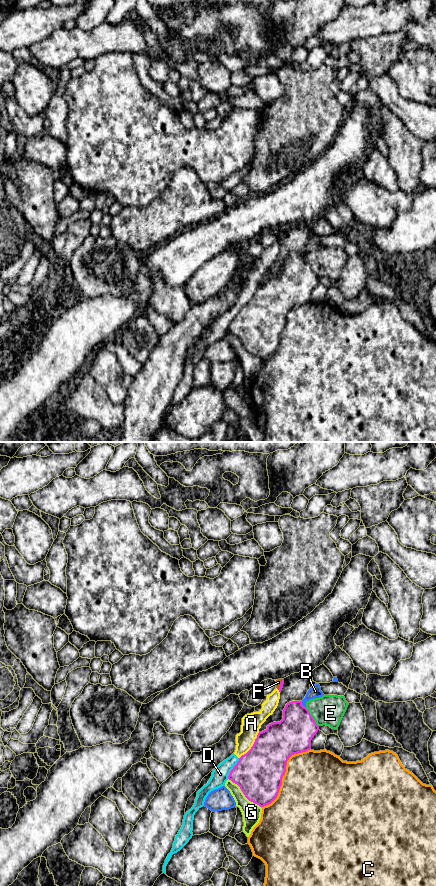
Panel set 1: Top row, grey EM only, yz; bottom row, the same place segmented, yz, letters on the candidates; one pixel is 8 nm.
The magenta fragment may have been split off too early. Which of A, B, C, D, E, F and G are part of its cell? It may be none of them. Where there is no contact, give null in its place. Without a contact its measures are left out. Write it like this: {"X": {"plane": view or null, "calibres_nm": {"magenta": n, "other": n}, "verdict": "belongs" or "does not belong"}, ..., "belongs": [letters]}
{"A": {"plane": "yz", "calibres_nm": {"magenta": 380, "other": 160}, "verdict": "does not belong"}, "B": {"plane": "yz", "calibres_nm": {"magenta": 300, "other": 100}, "verdict": "does not belong"}, "C": {"plane": "yz", "calibres_nm": {"magenta": 380, "other": 500}, "verdict": "does not belong"}, "D": {"plane": "yz", "calibres_nm": {"magenta": 380, "other": 130}, "verdict": "does not belong"}, "E": {"plane": "yz", "calibres_nm": {"magenta": 300, "other": 240}, "verdict": "does not belong"}, "F": {"plane": "yz", "calibres_nm": {"magenta": 30, "other": 50}, "verdict": "does not belong"}, "G": {"plane": "yz", "calibres_nm": {"magenta": 380, "other": 150}, "verdict": "does not belong"}, "belongs": []}

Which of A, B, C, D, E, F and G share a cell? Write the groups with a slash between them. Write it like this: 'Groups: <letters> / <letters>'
Groups: A D F / B / C / E / G

